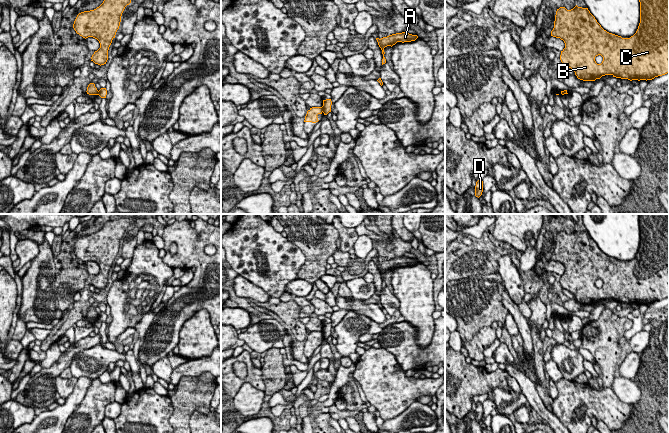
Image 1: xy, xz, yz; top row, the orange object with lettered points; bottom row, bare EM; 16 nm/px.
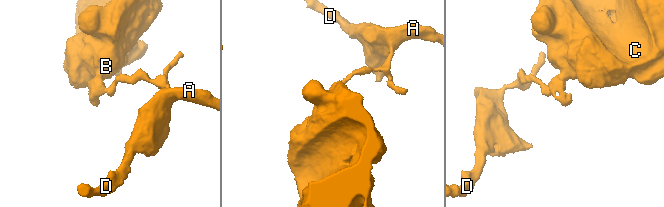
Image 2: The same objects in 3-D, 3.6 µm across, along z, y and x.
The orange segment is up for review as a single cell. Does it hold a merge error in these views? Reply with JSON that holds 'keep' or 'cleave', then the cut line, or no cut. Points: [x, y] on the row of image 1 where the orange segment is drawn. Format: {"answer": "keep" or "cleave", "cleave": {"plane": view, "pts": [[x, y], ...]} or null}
{"answer": "cleave", "cleave": {"plane": "xz", "pts": [[321, 107], [323, 111]]}}

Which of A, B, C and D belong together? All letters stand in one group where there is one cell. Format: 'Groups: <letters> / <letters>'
Groups: A D / B C

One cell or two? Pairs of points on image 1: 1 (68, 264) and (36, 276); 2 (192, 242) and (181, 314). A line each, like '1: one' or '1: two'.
1: two
2: one

